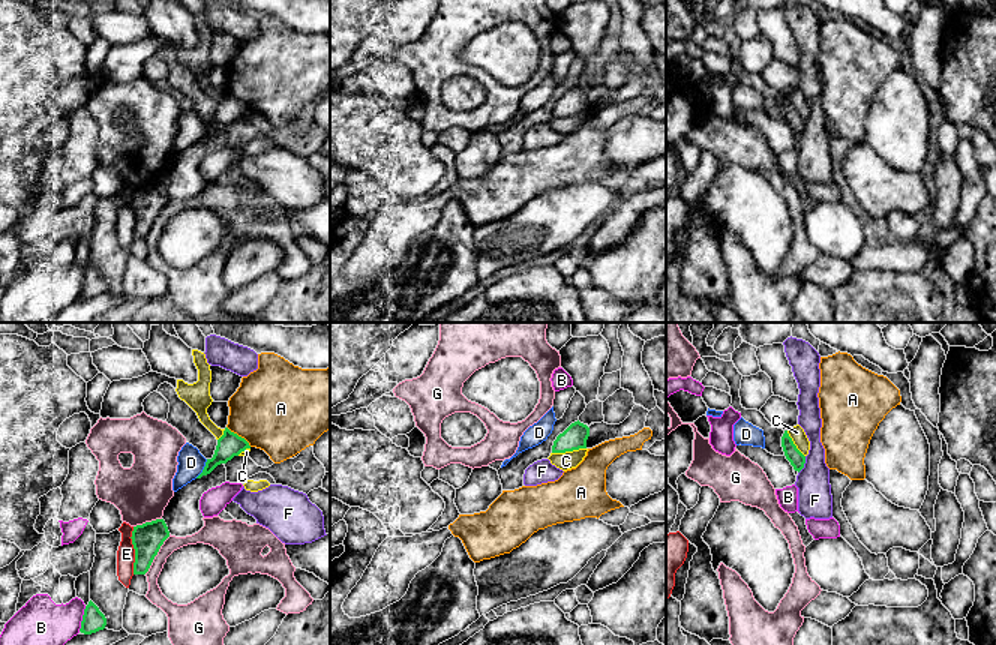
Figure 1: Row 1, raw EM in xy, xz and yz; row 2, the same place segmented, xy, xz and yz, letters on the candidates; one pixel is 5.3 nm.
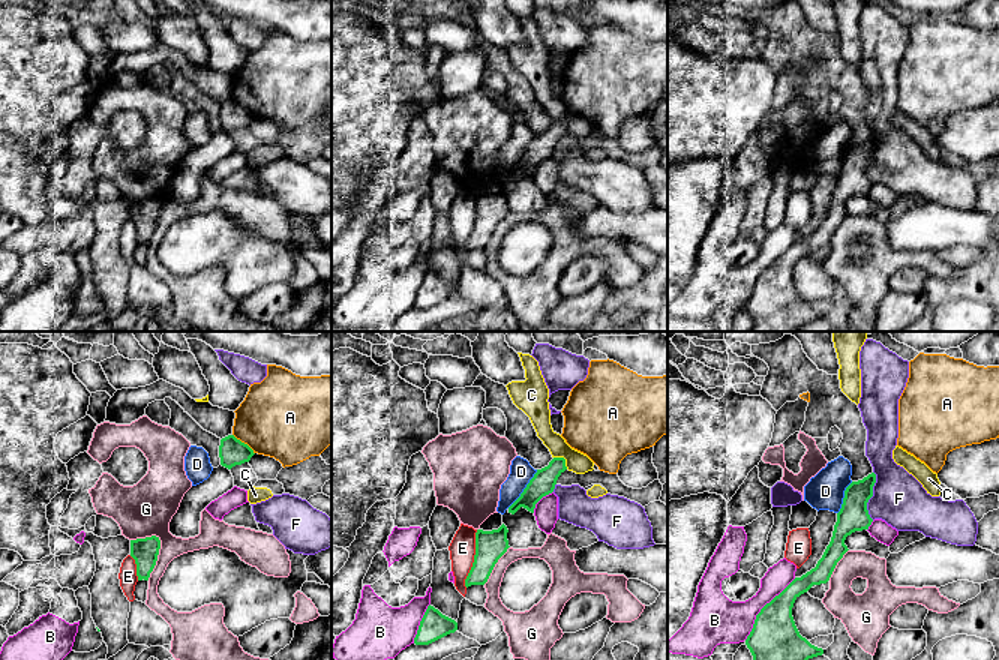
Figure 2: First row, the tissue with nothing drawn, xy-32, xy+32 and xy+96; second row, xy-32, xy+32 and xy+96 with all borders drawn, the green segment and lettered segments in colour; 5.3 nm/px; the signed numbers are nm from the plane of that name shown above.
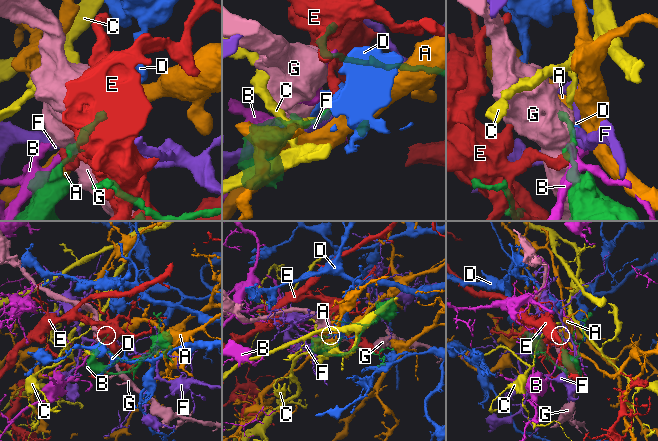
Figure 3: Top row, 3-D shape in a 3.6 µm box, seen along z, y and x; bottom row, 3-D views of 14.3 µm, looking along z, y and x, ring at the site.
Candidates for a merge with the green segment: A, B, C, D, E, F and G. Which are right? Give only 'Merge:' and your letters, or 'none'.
Merge: none

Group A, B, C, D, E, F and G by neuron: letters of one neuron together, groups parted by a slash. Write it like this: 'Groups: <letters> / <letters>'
Groups: A / B / C / D / E / F / G

